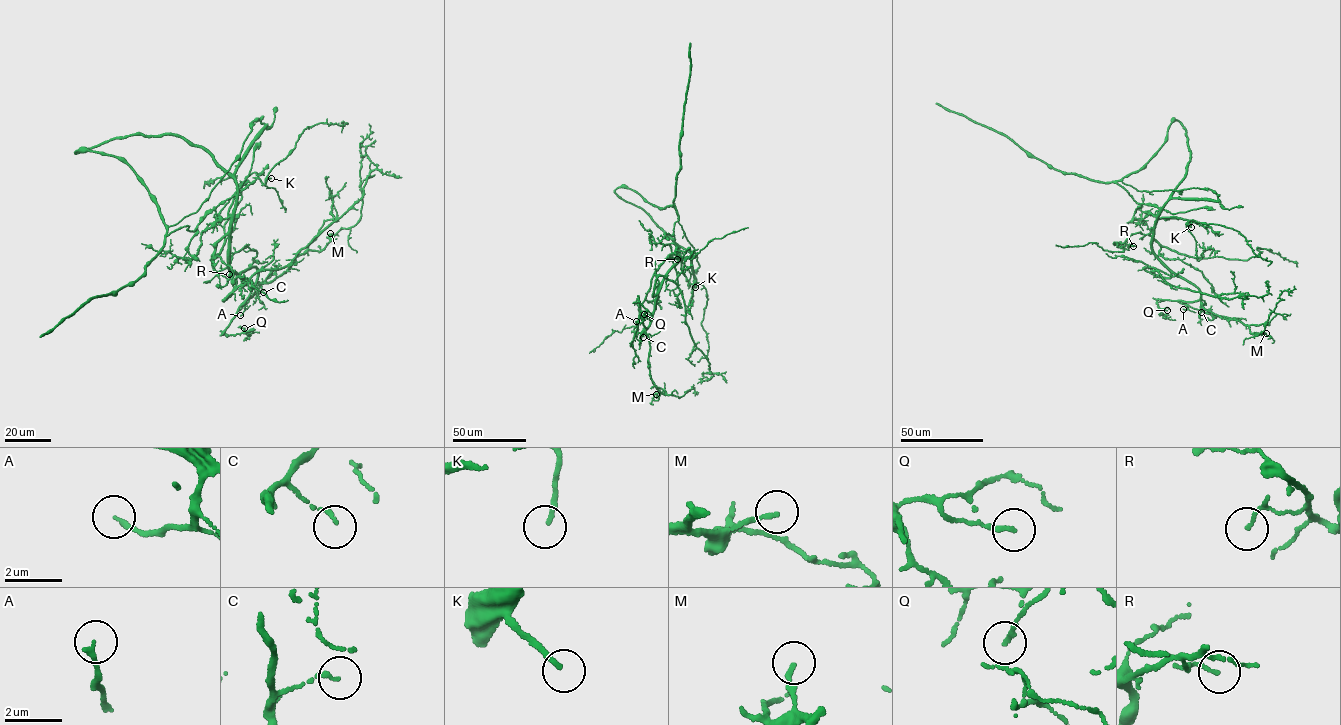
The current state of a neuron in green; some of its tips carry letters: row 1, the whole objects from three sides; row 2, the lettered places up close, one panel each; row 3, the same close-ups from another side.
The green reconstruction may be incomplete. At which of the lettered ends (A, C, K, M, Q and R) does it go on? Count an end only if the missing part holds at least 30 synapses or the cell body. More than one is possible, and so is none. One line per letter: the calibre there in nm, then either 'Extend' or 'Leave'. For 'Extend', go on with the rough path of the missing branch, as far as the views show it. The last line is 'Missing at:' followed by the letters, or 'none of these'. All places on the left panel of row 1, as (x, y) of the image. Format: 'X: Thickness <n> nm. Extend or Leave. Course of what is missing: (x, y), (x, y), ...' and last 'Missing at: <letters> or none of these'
A: Thickness 180 nm. Leave
C: Thickness 140 nm. Leave
K: Thickness 170 nm. Leave
M: Thickness 140 nm. Leave
Q: Thickness 180 nm. Leave
R: Thickness 80 nm. Leave
Missing at: none of these

